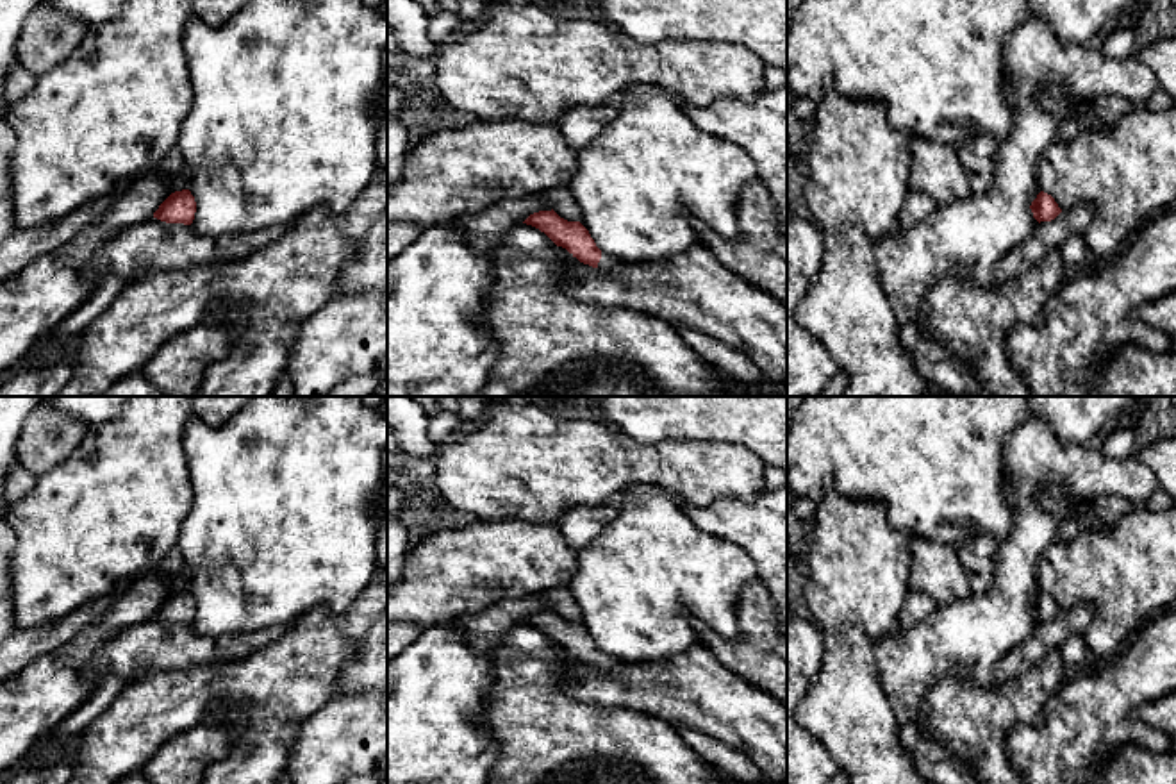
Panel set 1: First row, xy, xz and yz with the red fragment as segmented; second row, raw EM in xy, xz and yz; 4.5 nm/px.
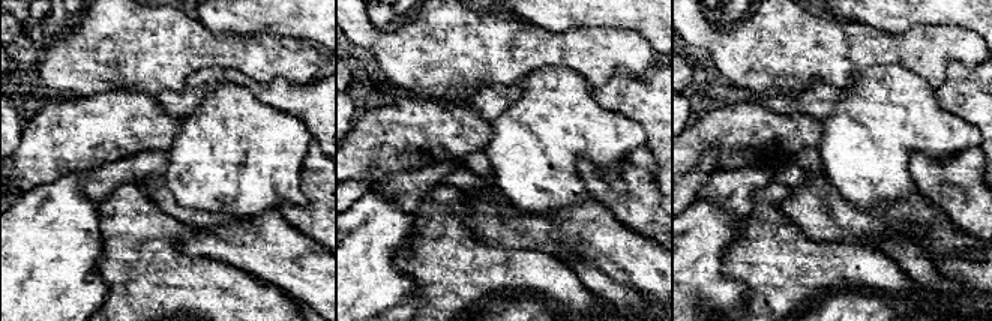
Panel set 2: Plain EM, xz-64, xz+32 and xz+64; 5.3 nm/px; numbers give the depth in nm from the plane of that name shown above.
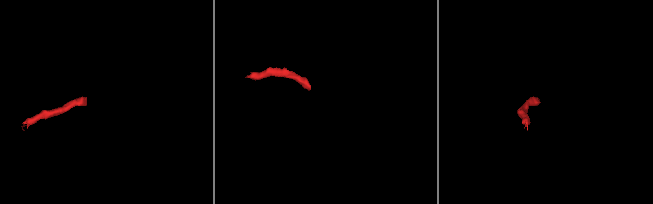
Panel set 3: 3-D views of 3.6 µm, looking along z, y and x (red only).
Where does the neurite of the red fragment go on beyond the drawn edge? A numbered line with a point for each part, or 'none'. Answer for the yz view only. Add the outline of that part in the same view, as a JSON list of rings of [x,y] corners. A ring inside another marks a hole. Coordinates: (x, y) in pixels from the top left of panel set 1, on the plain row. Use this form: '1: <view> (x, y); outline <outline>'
none

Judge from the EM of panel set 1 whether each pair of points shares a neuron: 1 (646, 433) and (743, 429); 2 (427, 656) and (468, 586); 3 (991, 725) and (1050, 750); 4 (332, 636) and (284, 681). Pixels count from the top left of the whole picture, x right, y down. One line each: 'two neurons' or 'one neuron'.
1: one neuron
2: two neurons
3: two neurons
4: one neuron

